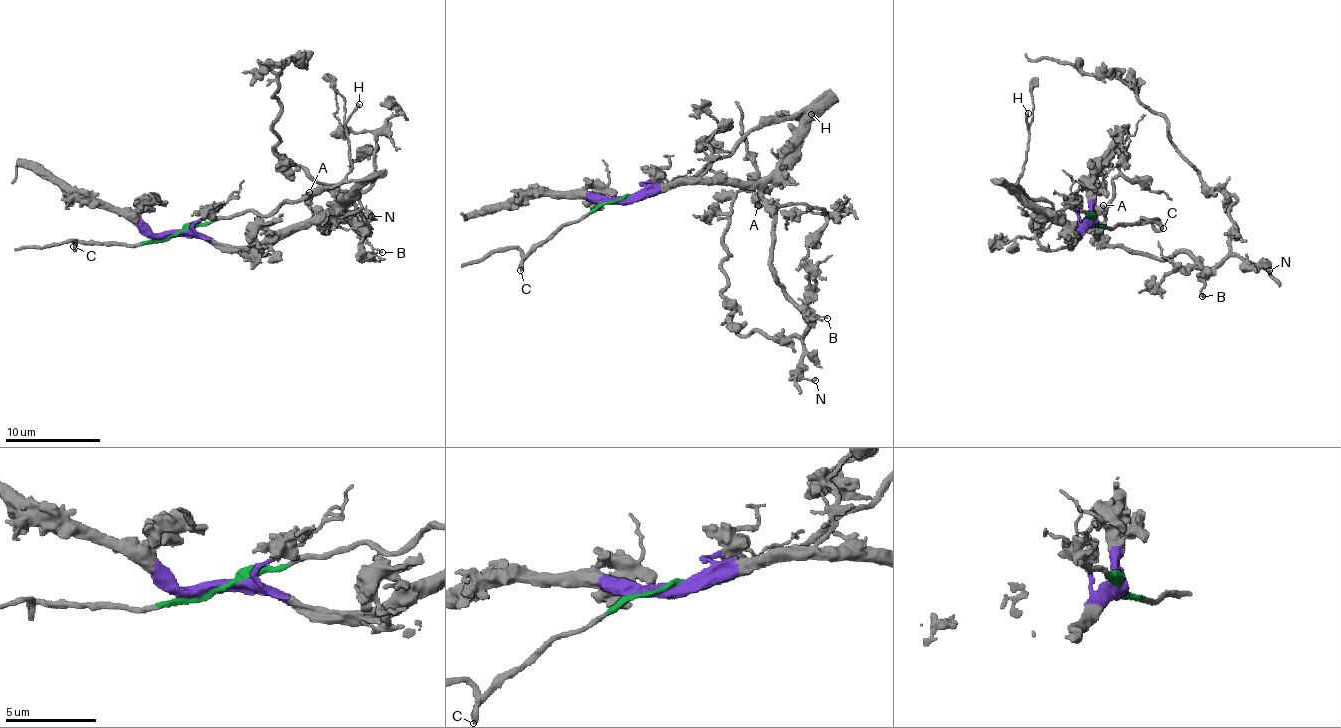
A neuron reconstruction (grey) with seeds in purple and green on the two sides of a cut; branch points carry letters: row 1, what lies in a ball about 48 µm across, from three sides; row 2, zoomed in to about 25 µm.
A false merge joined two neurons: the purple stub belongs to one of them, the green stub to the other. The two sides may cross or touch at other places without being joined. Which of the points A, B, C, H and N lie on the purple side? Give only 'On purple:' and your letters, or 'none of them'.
On purple: A, B, N

